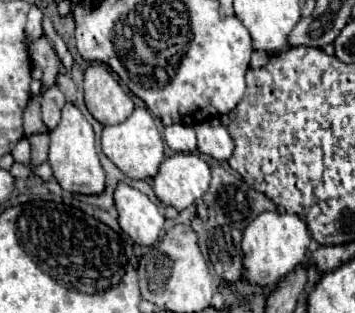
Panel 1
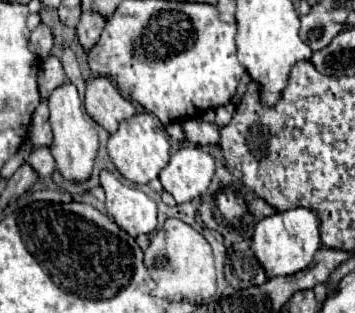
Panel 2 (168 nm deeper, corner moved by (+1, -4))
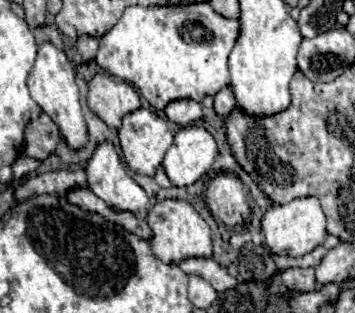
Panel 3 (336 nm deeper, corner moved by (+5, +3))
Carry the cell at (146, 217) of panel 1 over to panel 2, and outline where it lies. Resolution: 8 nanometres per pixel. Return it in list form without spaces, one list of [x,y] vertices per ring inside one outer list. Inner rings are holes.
[[[112,172],[100,174],[102,188],[106,192],[106,208],[114,222],[124,228],[132,238],[140,234],[152,234],[156,230],[156,202],[150,200],[140,188],[124,186]]]

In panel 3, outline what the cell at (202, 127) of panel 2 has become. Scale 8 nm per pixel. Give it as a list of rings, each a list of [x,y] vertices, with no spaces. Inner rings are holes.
[[[180,99],[180,101],[170,101],[164,109],[164,113],[168,115],[170,121],[174,121],[176,125],[190,125],[198,119],[202,119],[202,105],[198,101],[192,99]]]

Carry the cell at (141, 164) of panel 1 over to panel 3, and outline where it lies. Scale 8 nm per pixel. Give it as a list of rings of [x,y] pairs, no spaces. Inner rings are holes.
[[[142,107],[142,109],[138,109],[138,111],[130,113],[130,115],[124,115],[122,127],[118,129],[118,137],[120,137],[120,145],[122,145],[122,155],[124,155],[126,163],[128,163],[128,167],[134,173],[152,177],[156,173],[156,169],[160,167],[160,163],[164,159],[164,153],[172,145],[174,133],[172,133],[170,125],[162,117],[158,117],[154,111]]]

